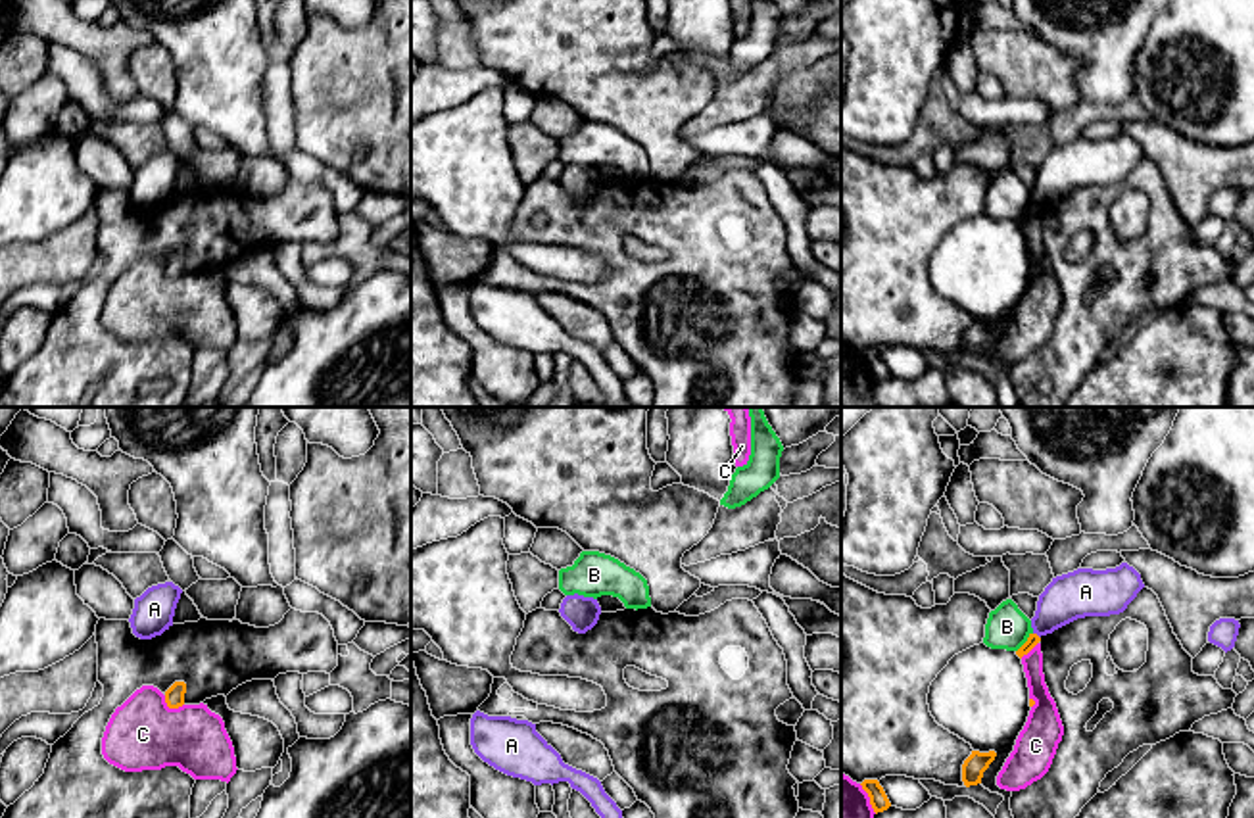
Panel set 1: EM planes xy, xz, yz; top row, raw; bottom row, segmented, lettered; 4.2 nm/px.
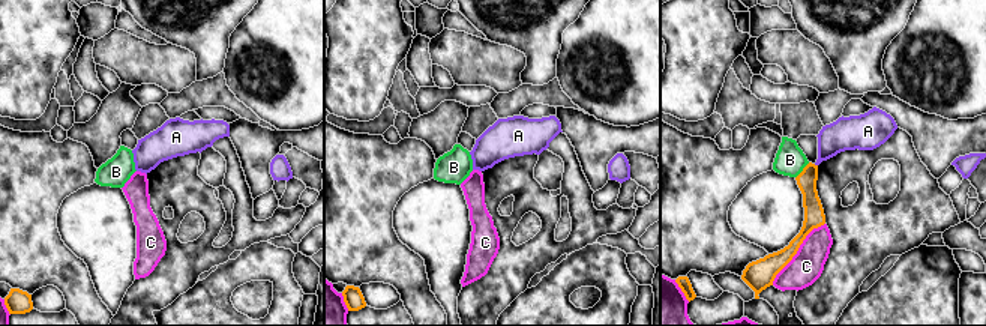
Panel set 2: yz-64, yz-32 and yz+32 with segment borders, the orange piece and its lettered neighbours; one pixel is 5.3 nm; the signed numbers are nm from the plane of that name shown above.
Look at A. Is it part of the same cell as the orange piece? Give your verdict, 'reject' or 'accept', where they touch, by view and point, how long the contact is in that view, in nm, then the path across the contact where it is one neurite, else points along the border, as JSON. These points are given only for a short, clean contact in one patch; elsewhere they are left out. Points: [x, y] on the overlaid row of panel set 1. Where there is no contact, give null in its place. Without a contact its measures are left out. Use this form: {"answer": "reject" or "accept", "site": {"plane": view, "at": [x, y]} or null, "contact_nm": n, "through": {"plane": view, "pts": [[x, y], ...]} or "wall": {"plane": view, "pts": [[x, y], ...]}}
{"answer": "reject", "site": {"plane": "yz", "at": [1037, 636]}, "contact_nm": 40, "wall": {"plane": "yz", "pts": [[1034, 632], [1039, 638]]}}

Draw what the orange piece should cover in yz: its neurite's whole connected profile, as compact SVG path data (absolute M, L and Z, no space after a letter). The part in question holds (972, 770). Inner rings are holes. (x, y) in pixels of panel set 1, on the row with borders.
M972 751L972 755L962 764L962 782L966 787L981 783L983 772L995 760L997 753L979 753Z

